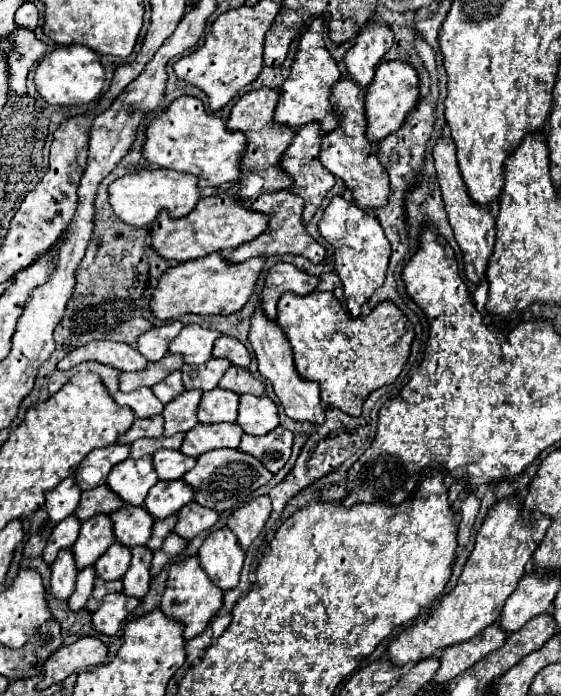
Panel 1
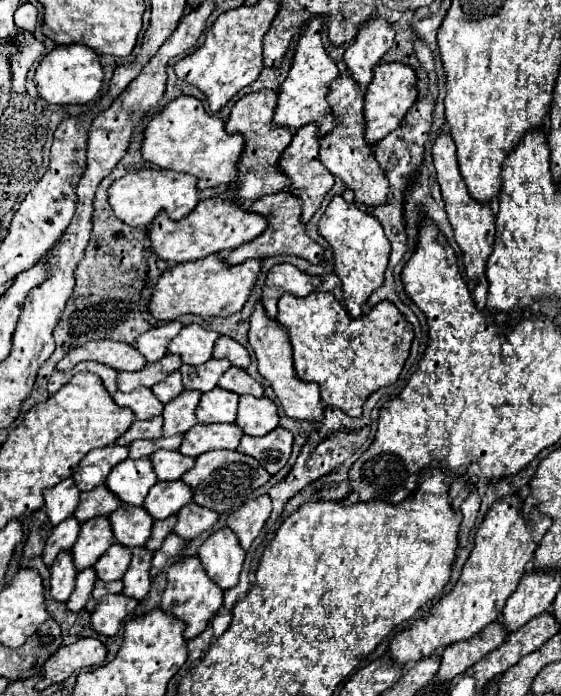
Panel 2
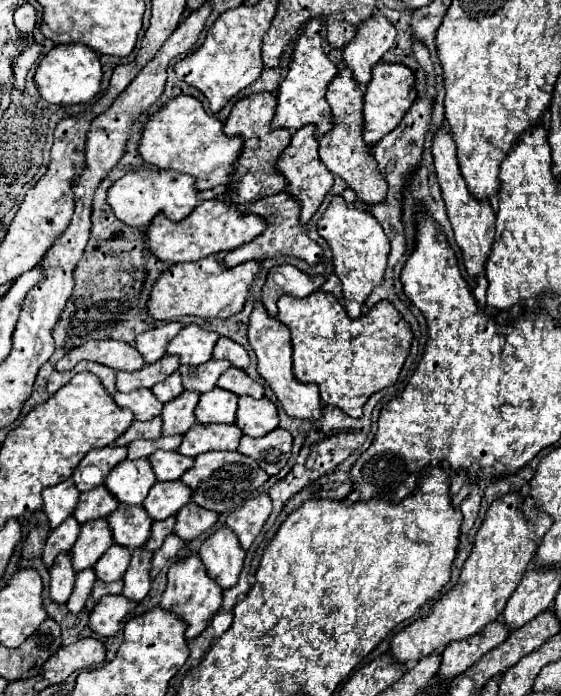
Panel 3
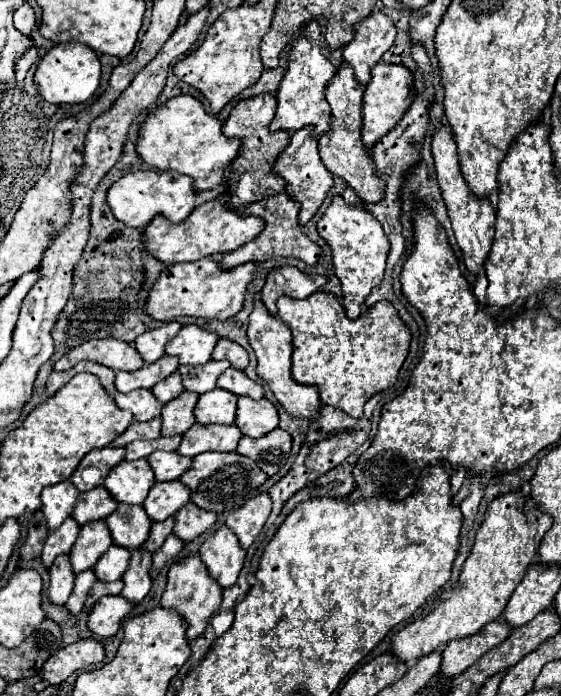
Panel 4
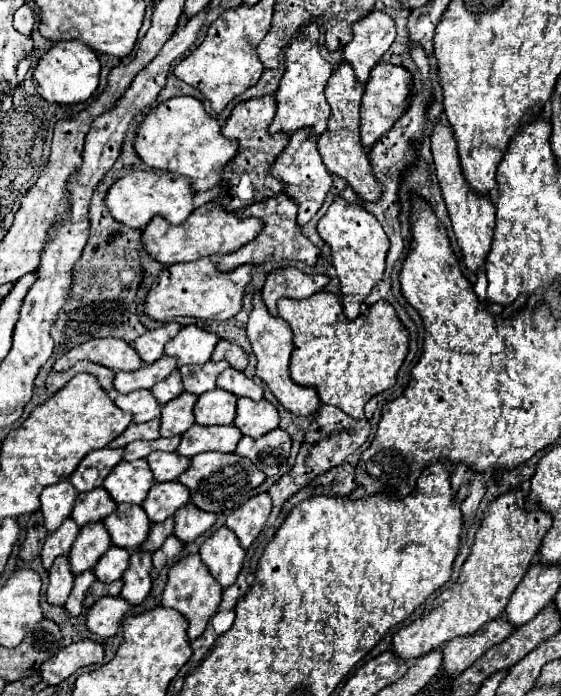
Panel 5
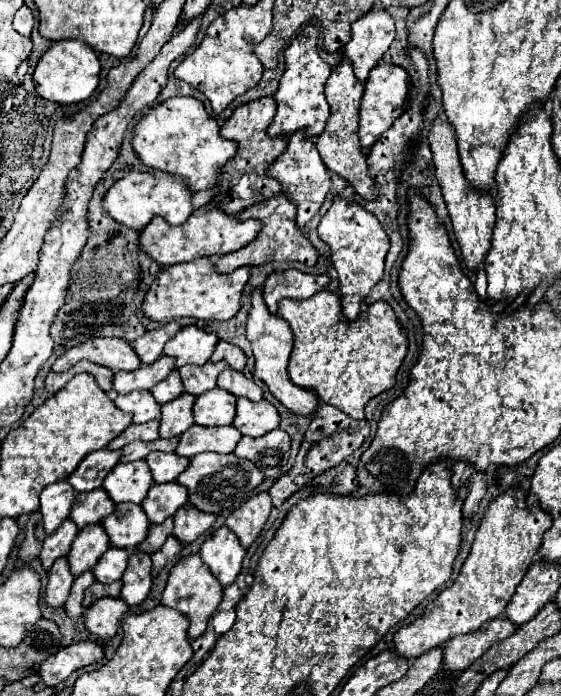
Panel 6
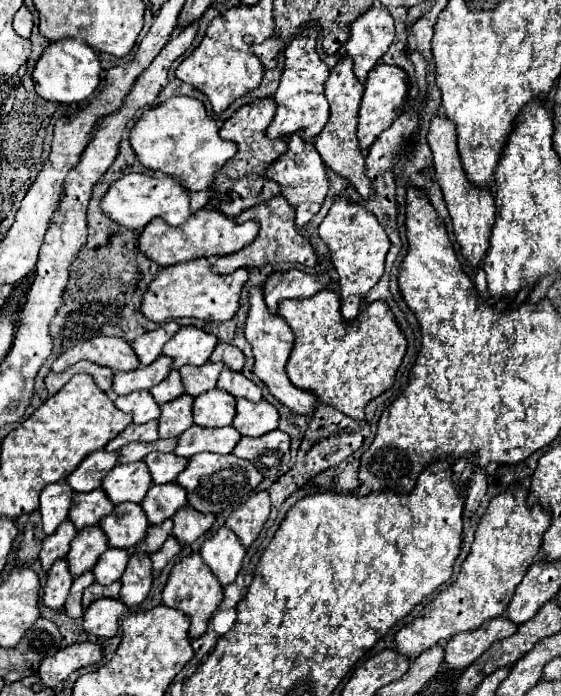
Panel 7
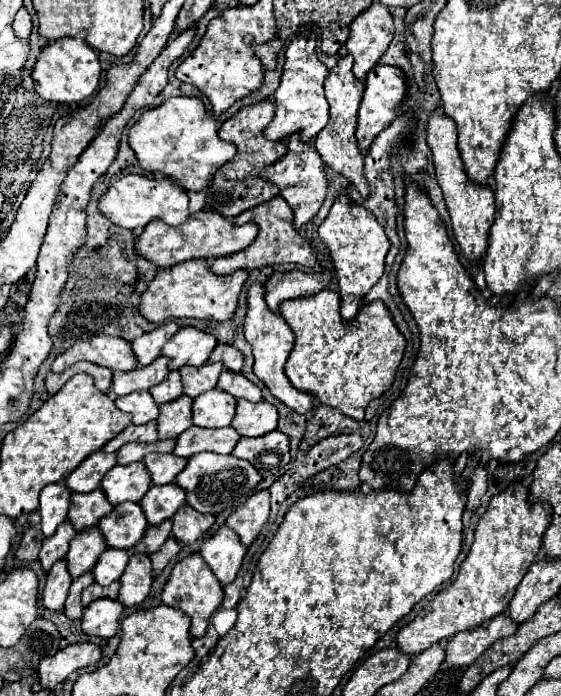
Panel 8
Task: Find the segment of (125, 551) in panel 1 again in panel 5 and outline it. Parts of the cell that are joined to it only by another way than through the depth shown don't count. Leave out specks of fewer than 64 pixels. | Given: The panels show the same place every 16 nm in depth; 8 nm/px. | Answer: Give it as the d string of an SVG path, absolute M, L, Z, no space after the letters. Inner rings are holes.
M110 546L108 552L94 566L94 574L96 574L96 578L100 582L120 580L122 574L124 574L124 570L128 568L128 560L130 560L130 552L128 550Z

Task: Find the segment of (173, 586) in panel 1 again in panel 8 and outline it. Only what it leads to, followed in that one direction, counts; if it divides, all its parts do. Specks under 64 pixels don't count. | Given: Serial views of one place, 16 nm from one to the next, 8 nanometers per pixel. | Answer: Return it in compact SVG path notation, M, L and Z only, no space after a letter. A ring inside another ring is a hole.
M190 554L184 560L180 560L174 568L172 574L162 590L162 604L172 606L176 610L182 610L184 614L188 614L192 618L192 626L190 626L190 636L192 638L200 638L206 634L208 622L212 618L212 614L220 608L224 598L222 586L218 584L216 576L212 574L212 570L208 568L208 564L202 560L200 554Z

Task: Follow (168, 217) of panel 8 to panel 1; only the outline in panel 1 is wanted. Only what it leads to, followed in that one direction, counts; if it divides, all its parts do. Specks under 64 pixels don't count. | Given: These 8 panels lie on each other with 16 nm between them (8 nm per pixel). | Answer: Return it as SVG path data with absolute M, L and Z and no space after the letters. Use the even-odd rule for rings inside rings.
M140 170L118 178L110 186L110 206L114 208L116 216L132 226L152 226L158 218L160 210L168 210L172 218L182 218L190 214L200 198L200 188L196 176L180 174L174 170Z

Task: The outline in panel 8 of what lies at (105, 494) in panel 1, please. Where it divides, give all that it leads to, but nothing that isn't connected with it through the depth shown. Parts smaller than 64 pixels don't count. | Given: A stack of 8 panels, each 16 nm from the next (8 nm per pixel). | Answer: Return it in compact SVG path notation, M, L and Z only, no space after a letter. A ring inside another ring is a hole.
M100 488L88 494L74 494L68 520L80 532L88 526L96 526L100 518L104 518L112 508L114 506L108 502L108 498L104 498L104 492Z

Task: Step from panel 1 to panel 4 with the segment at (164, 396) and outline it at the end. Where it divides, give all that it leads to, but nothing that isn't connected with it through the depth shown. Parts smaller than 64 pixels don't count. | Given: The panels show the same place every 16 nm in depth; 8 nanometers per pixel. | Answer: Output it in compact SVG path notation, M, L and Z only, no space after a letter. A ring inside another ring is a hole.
M180 372L170 374L166 380L162 380L160 384L156 384L156 386L152 388L152 394L154 394L162 404L166 404L166 402L174 400L174 398L176 398L176 396L180 396L182 392L184 392L184 386L182 386Z

